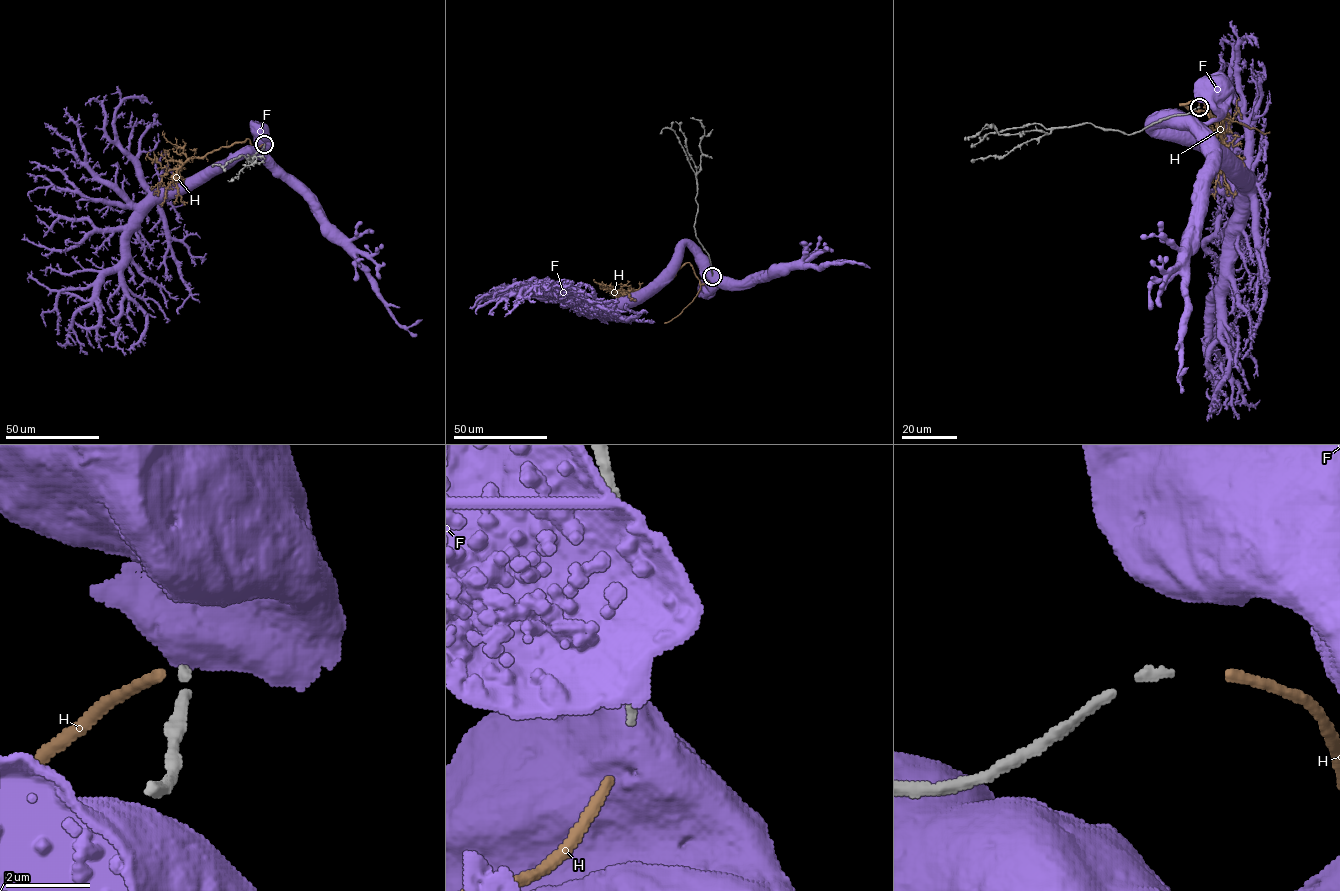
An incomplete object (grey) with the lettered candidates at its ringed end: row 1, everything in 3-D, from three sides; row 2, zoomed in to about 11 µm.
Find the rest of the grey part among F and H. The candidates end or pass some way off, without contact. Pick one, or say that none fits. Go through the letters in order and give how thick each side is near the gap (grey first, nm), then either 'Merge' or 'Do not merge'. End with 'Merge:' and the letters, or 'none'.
F: Thickness 240 nm (grey) against 950 nm. Do not merge
H: Thickness 240 nm (grey) against 240 nm. Merge
Merge: H

